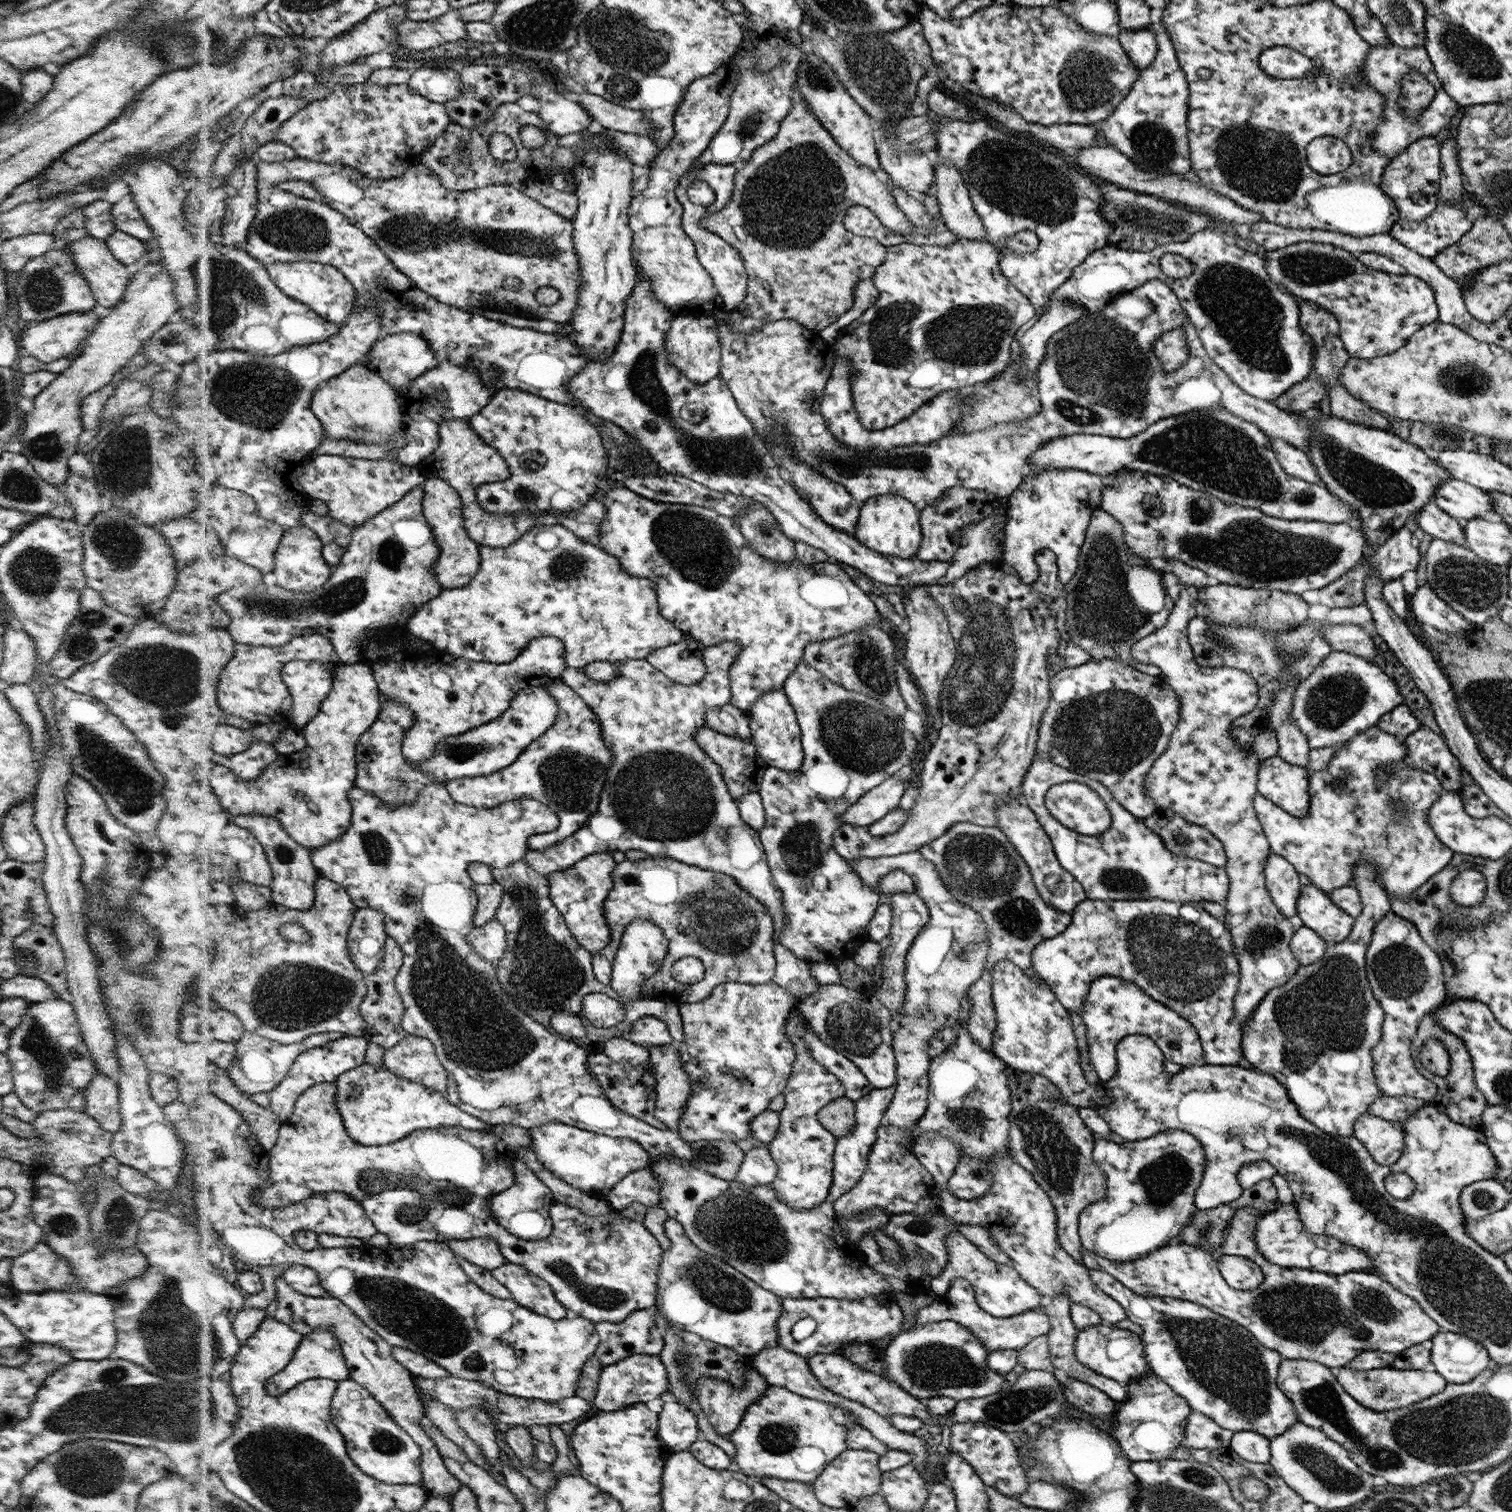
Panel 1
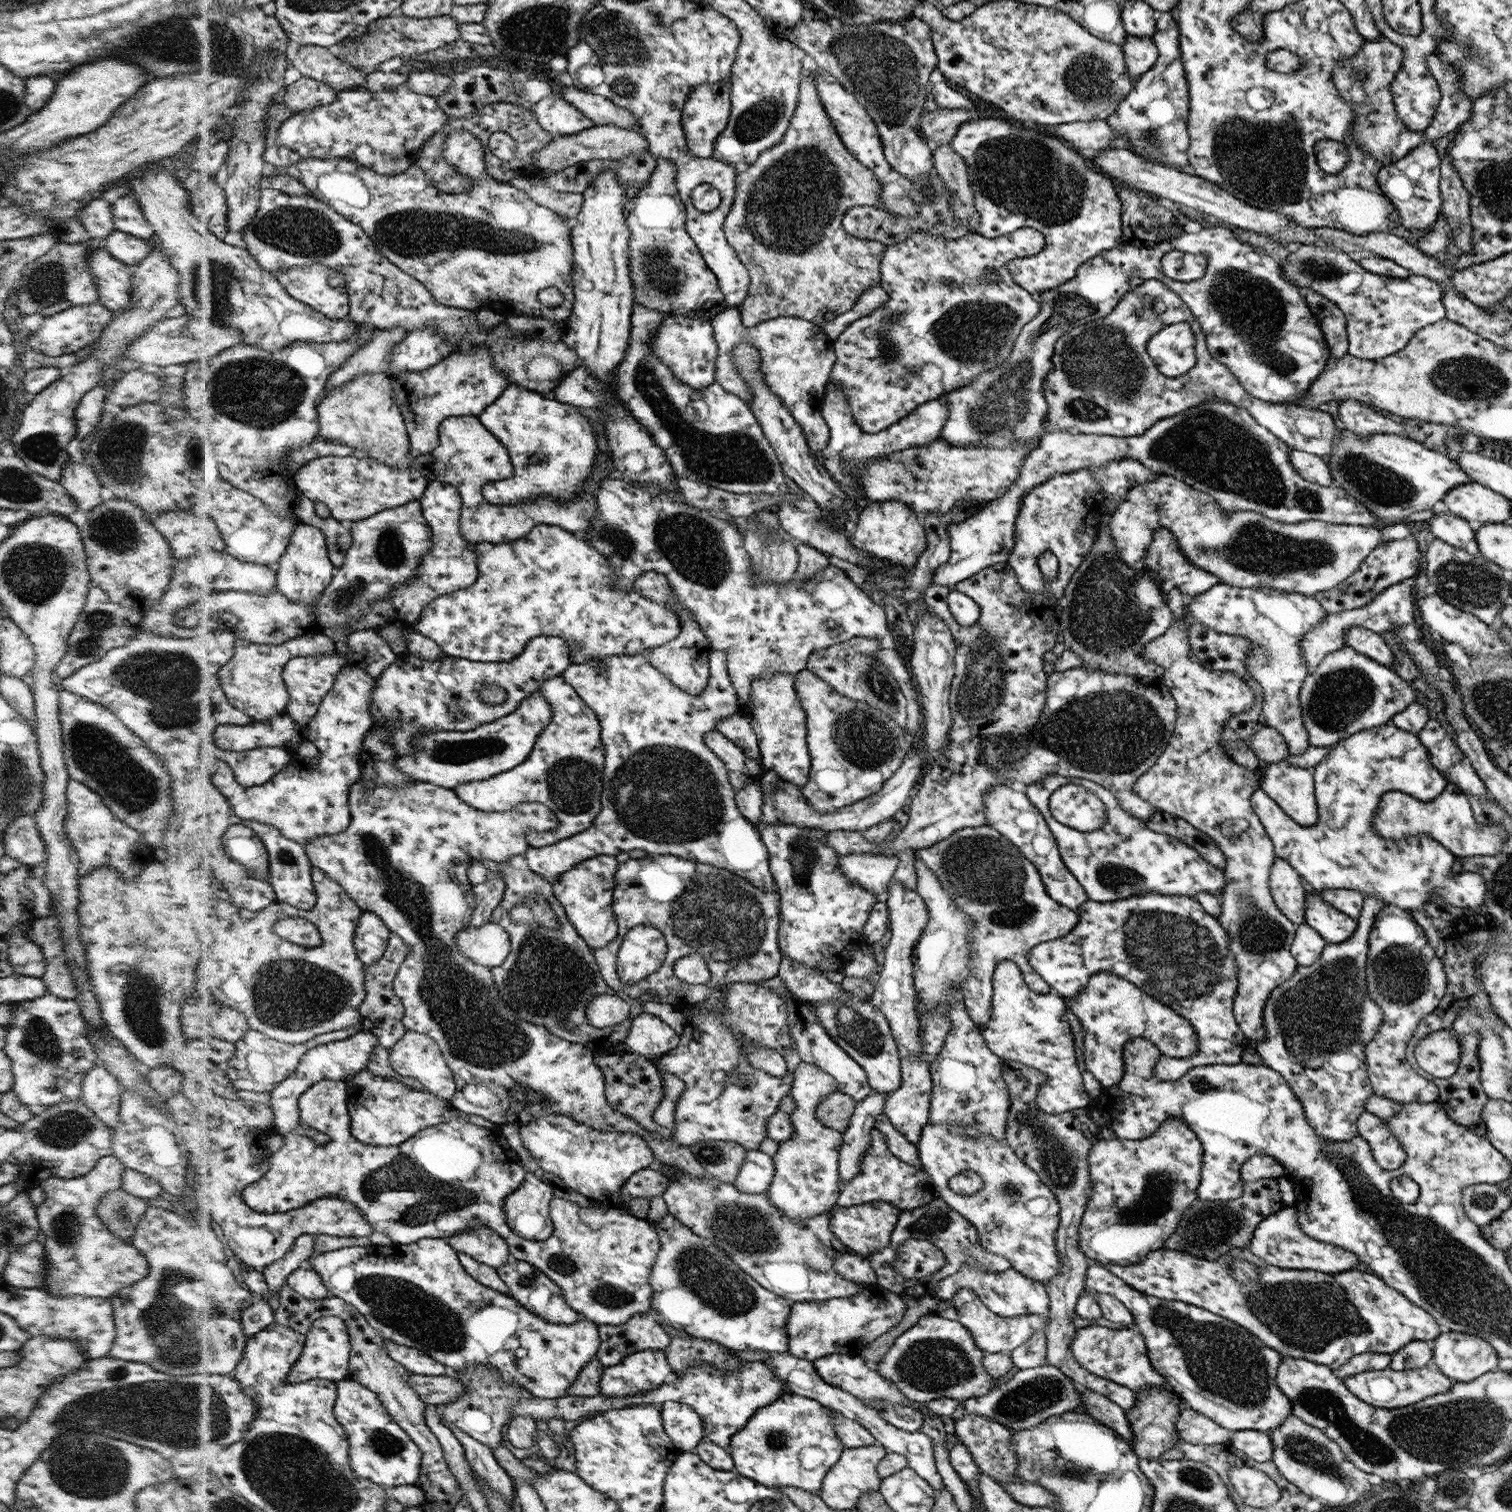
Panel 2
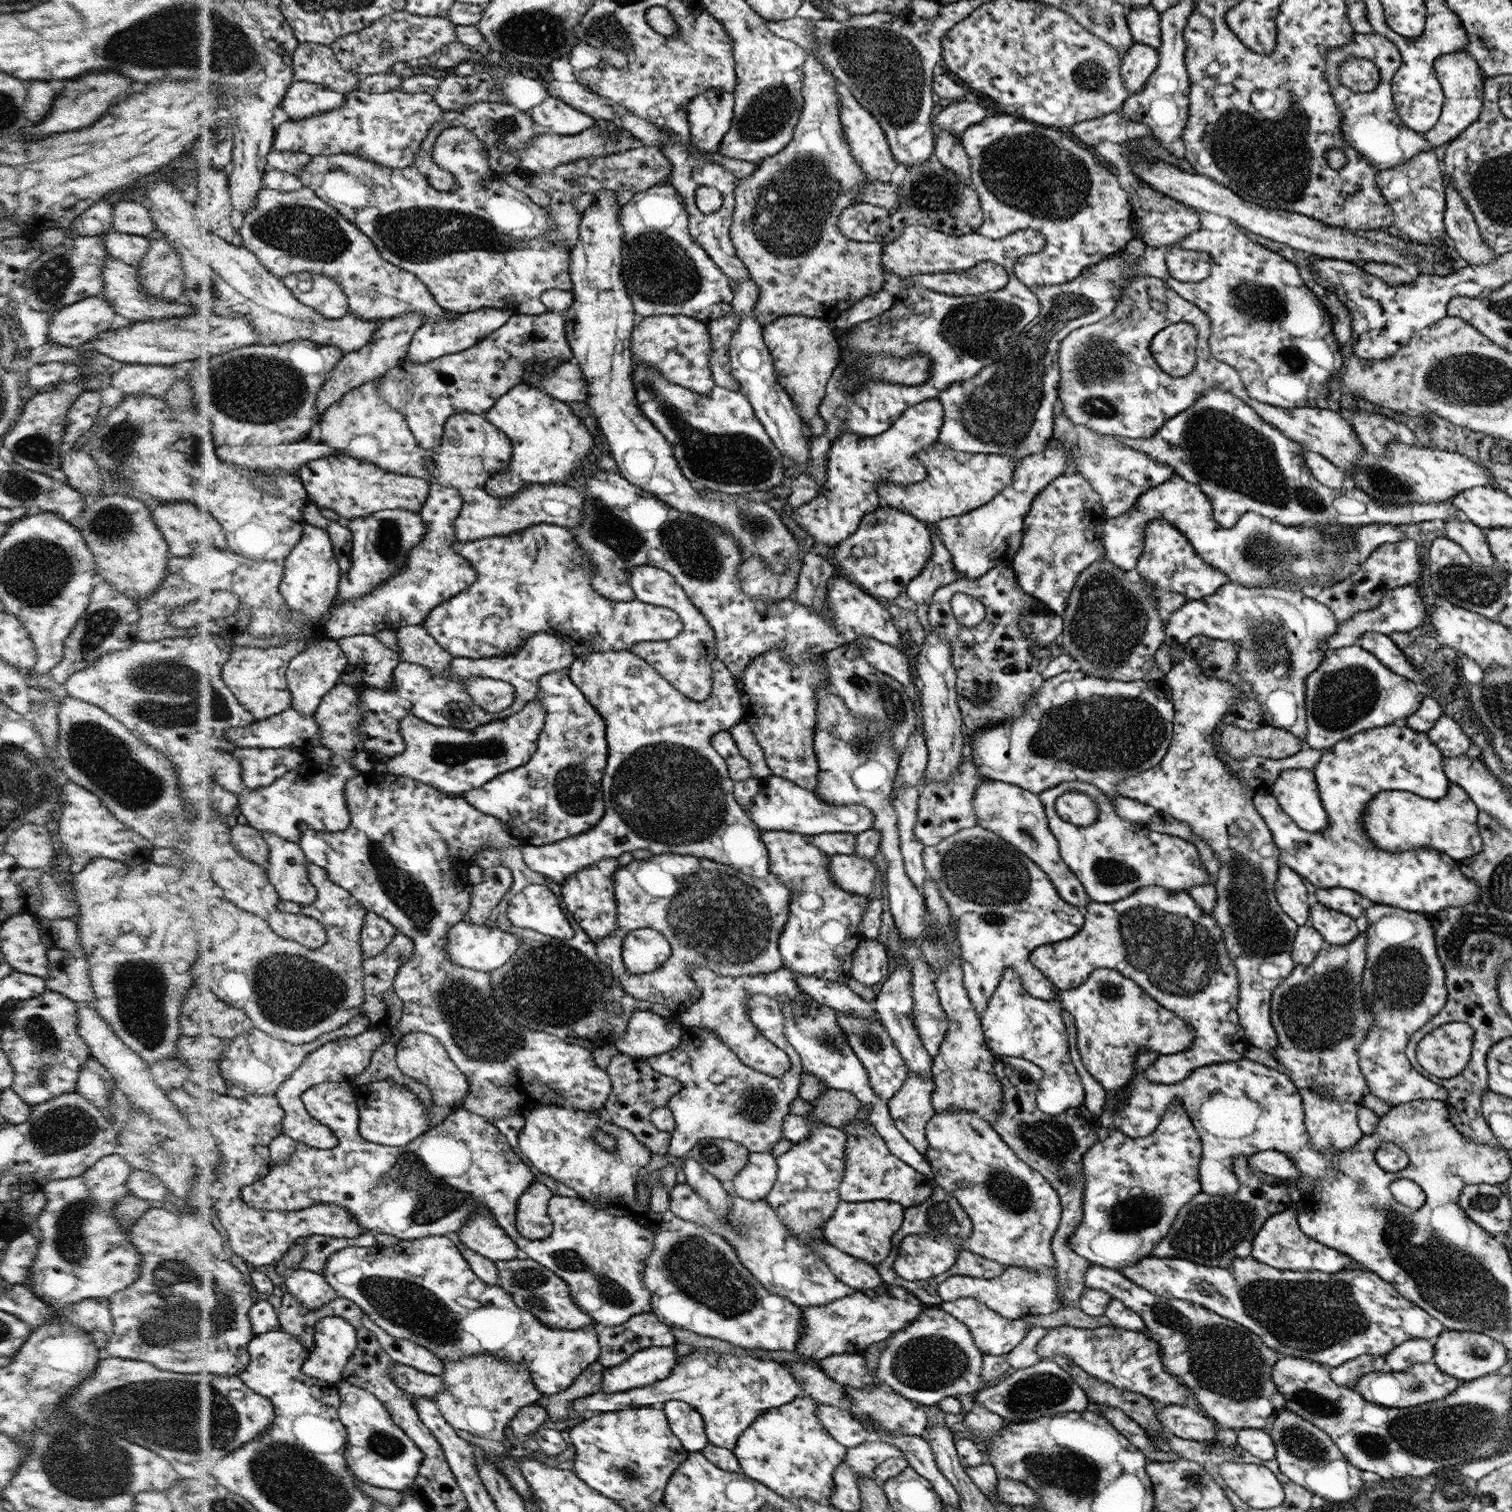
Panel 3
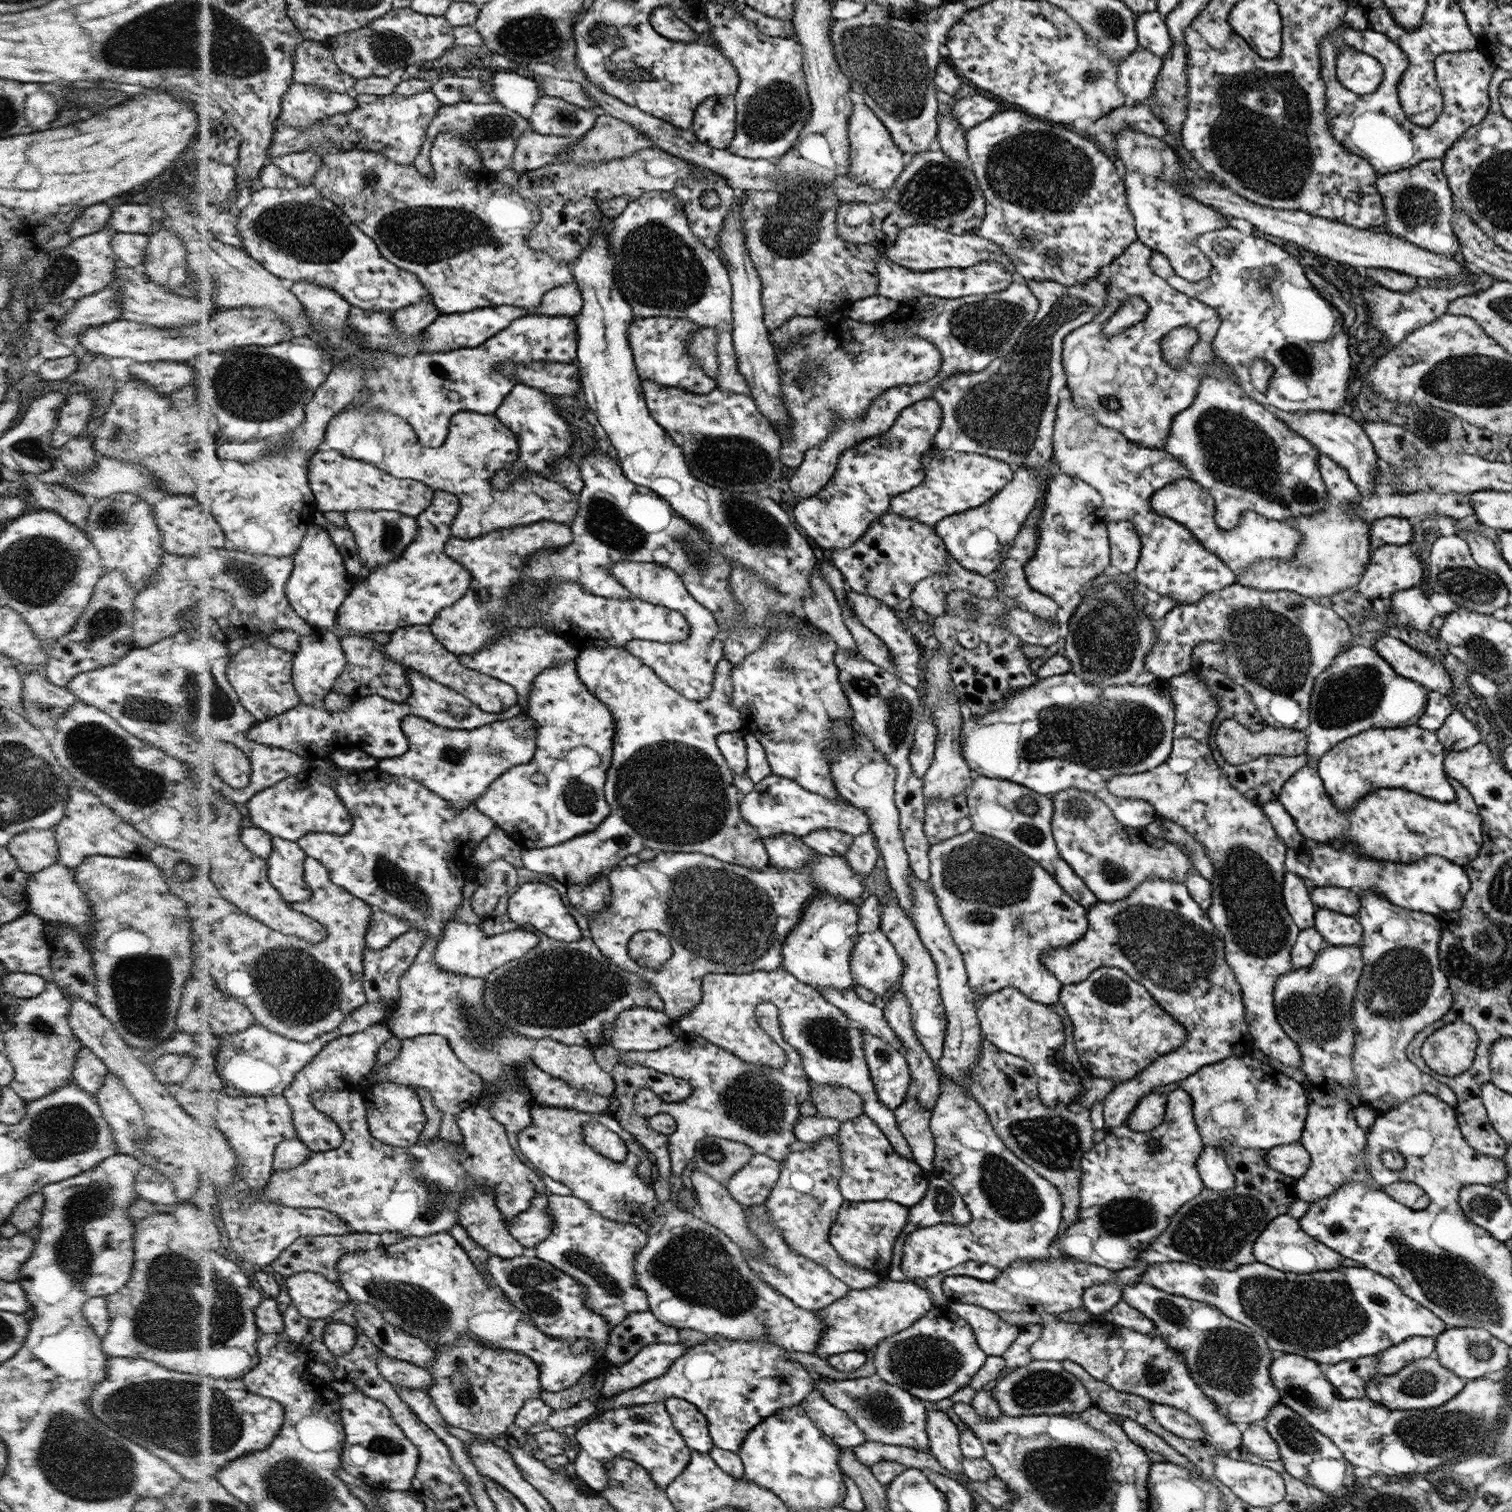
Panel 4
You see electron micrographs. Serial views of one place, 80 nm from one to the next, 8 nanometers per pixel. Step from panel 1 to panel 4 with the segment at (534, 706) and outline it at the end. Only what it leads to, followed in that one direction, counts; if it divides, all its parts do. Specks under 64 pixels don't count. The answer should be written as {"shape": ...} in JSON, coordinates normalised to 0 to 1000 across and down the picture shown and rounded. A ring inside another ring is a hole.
{"shape":[[[347,470],[339,476],[313,483],[297,482],[275,473],[269,474],[266,481],[272,491],[271,497],[263,501],[253,502],[251,507],[259,513],[268,513],[283,519],[296,528],[302,536],[314,533],[314,529],[331,513],[343,505],[351,504],[354,501],[355,481],[353,481],[353,476]]]}

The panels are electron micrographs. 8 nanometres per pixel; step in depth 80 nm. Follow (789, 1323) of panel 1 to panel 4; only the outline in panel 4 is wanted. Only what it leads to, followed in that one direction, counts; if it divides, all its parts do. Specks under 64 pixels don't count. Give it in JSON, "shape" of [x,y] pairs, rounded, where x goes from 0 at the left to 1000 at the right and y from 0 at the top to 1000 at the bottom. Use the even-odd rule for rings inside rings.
{"shape":[[[586,845],[579,851],[566,853],[563,853],[562,856],[550,862],[546,866],[539,868],[540,870],[544,872],[547,875],[547,880],[538,893],[538,896],[542,898],[547,898],[557,894],[573,894],[585,886],[593,881],[599,880],[607,874],[619,863],[612,851],[608,851],[605,847],[593,848]]]}

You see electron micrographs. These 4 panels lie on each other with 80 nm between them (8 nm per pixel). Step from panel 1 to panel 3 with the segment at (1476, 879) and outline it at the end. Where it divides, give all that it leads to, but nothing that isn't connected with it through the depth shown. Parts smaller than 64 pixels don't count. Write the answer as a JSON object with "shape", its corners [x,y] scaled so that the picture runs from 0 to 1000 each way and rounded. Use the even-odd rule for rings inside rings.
{"shape":[[[928,478],[899,484],[898,486],[894,486],[892,489],[887,489],[883,494],[876,496],[868,510],[873,522],[873,527],[874,527],[876,534],[880,540],[880,547],[877,550],[868,551],[860,548],[849,537],[846,530],[840,524],[829,526],[828,531],[829,531],[831,536],[837,544],[839,548],[841,550],[843,558],[847,562],[847,566],[845,566],[847,573],[851,572],[856,575],[860,580],[872,588],[896,589],[901,593],[903,597],[911,597],[933,603],[942,604],[952,603],[953,601],[968,600],[978,594],[977,583],[969,580],[966,577],[964,569],[959,566],[946,560],[920,564],[910,560],[905,555],[901,547],[901,540],[904,537],[905,531],[913,523],[925,522],[947,529],[956,526],[959,516],[954,510],[954,498],[950,495],[950,493],[944,488],[943,484],[934,483]]]}

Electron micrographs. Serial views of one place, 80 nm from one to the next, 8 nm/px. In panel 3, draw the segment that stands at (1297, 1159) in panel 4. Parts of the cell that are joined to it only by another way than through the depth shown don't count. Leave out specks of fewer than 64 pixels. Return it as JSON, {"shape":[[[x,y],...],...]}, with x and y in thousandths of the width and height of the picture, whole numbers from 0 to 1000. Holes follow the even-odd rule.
{"shape":[[[834,761],[825,766],[827,774],[835,775],[845,778],[851,778],[857,780],[860,778],[860,773],[856,771],[856,768],[851,763],[845,761]]]}

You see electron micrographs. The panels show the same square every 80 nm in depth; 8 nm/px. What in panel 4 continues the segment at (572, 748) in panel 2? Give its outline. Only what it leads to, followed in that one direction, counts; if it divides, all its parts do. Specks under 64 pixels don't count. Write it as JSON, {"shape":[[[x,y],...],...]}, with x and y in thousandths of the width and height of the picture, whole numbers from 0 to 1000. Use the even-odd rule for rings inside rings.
{"shape":[[[380,436],[366,439],[354,447],[347,471],[353,476],[353,481],[355,481],[353,502],[337,508],[314,529],[314,534],[321,540],[325,540],[341,556],[343,562],[366,560],[392,550],[404,538],[404,532],[400,528],[399,519],[407,496],[407,474],[382,449]],[[384,495],[393,496],[397,500],[397,505],[386,505],[386,503],[381,500]]]}

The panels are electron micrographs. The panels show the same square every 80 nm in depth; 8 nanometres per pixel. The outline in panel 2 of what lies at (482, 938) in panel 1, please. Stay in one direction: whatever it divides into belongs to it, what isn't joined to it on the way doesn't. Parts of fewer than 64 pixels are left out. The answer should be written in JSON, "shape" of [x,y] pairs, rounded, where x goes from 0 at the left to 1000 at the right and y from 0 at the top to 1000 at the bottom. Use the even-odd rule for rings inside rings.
{"shape":[[[327,610],[302,616],[302,625],[310,634],[325,641],[332,639],[340,628],[337,617]]]}

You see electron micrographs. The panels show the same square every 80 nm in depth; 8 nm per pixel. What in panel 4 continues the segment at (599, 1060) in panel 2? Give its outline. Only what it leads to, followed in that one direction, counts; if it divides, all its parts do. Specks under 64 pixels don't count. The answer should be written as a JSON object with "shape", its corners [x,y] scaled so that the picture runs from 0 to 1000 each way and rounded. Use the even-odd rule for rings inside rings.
{"shape":[[[408,703],[404,708],[404,712],[407,716],[407,721],[403,726],[405,729],[405,730],[403,730],[403,737],[410,743],[411,747],[417,749],[418,751],[423,755],[423,757],[425,757],[425,759],[428,760],[428,763],[431,762],[434,765],[435,775],[435,778],[432,780],[432,786],[433,786],[433,792],[437,795],[440,795],[443,792],[444,788],[442,781],[444,775],[444,767],[440,757],[441,751],[437,750],[437,749],[433,749],[433,747],[429,745],[429,740],[426,739],[426,738],[423,738],[422,735],[419,734],[419,724],[423,721],[428,720],[431,722],[434,726],[439,728],[439,729],[447,729],[450,729],[450,728],[454,728],[455,725],[458,725],[459,719],[452,713],[435,709],[428,705],[419,704],[418,703]]]}

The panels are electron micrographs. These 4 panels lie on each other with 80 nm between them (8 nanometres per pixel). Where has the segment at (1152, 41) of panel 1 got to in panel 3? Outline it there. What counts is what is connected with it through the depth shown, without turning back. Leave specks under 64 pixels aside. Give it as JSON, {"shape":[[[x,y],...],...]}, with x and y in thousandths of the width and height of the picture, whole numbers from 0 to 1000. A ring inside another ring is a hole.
{"shape":[[[751,28],[742,36],[742,51],[747,62],[755,60],[760,49],[767,42],[767,34],[763,30]]]}

